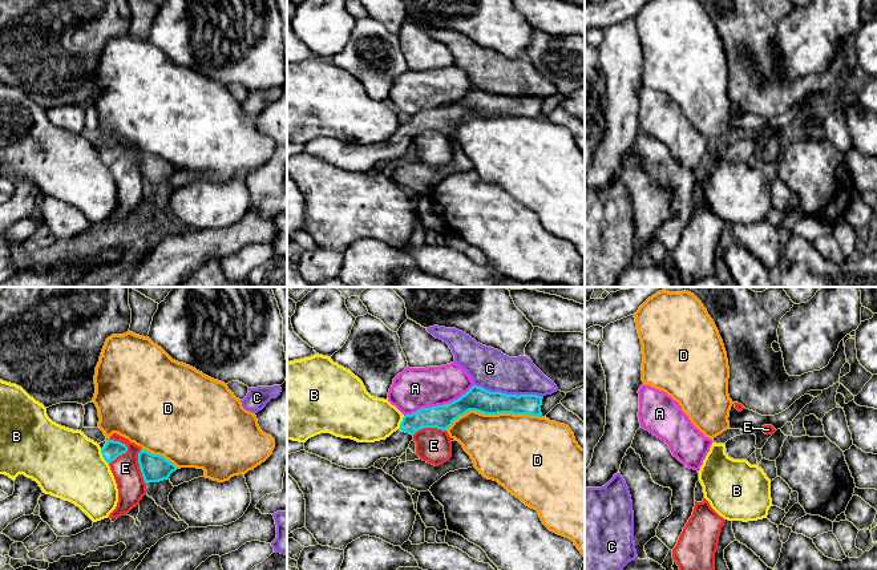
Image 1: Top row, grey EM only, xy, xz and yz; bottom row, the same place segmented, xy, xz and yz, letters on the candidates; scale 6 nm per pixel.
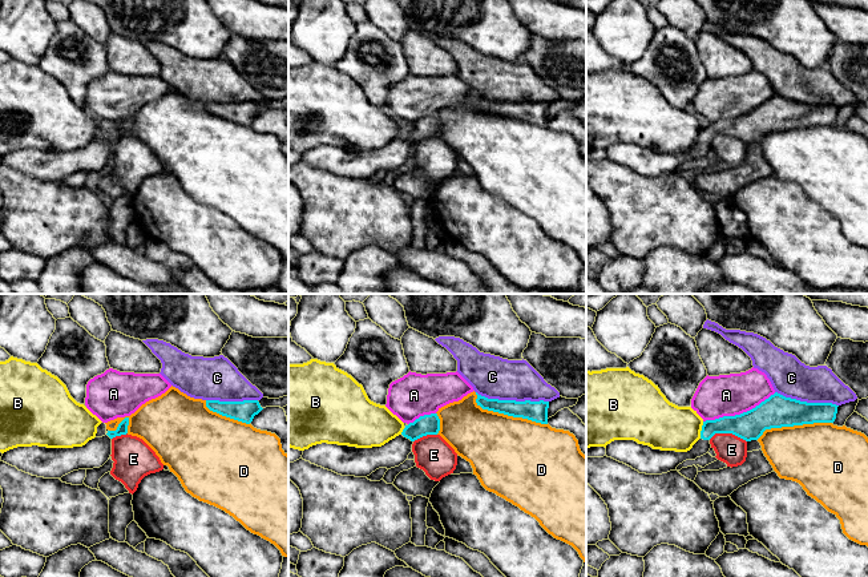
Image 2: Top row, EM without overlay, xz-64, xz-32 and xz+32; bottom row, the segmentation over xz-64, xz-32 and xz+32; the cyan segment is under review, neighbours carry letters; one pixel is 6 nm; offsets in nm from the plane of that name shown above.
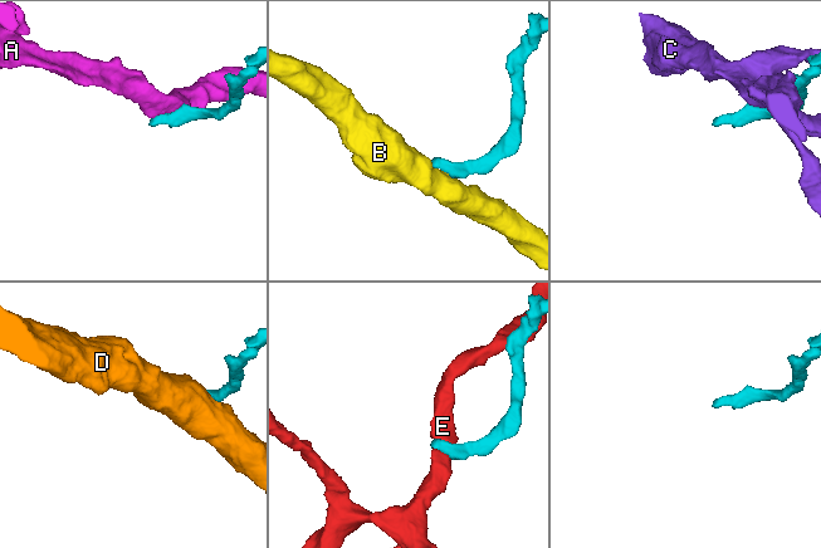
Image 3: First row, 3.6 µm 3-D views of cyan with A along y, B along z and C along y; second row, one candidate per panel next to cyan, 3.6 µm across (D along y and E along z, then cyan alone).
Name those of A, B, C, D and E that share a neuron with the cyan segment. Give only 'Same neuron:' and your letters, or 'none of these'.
Same neuron: none of these

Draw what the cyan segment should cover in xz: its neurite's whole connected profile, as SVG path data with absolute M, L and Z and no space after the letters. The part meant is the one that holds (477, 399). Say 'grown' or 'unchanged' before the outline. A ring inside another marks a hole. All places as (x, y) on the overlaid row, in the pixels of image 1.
grown; M473 385L465 395L448 405L421 408L412 415L405 415L400 428L385 440L357 442L331 433L320 433L304 442L304 450L347 469L368 469L380 458L391 460L405 453L413 434L420 429L448 430L454 420L469 411L484 415L513 413L542 417L542 399L537 395L517 396L490 392Z

